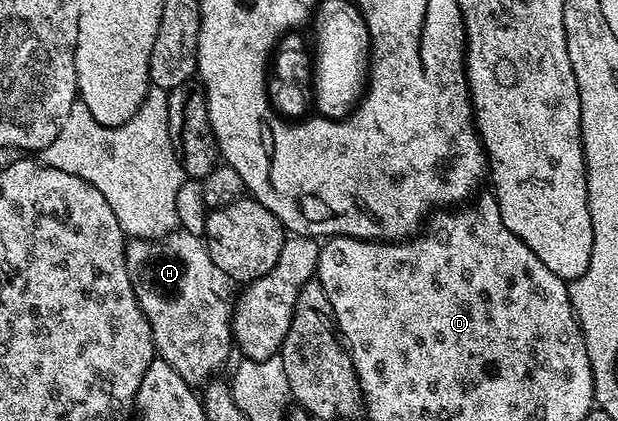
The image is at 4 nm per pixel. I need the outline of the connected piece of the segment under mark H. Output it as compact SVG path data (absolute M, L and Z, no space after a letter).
M183 230L169 232L167 236L162 236L158 240L137 240L135 238L129 239L124 245L124 257L126 258L126 266L128 272L132 277L132 285L134 286L134 294L138 298L138 306L146 314L146 318L152 327L152 337L156 343L156 354L161 360L171 366L180 377L188 384L193 386L204 386L217 375L216 372L228 360L228 355L234 352L234 341L232 339L232 321L230 319L230 304L220 297L220 292L216 289L216 280L218 281L218 273L212 259L208 253L207 243L201 238L194 237L193 234L188 234Z

